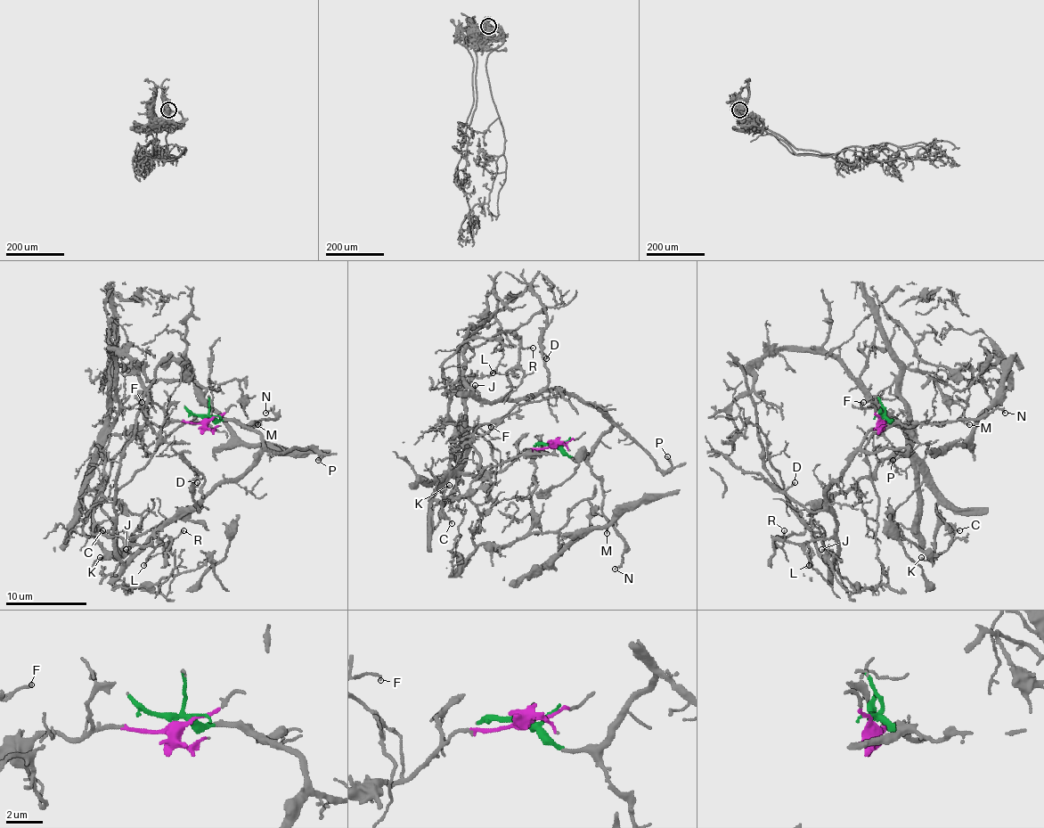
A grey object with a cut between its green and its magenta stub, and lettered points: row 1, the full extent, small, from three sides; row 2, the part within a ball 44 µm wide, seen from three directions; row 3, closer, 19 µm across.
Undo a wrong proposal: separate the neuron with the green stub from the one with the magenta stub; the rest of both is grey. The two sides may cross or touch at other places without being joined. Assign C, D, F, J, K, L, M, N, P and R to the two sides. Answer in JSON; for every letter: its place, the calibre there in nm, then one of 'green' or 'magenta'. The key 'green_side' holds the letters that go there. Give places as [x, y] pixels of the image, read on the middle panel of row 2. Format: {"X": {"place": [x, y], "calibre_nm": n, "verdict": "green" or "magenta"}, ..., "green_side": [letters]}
{"C": {"place": [452, 523], "calibre_nm": 200, "verdict": "magenta"}, "D": {"place": [546, 358], "calibre_nm": 130, "verdict": "green"}, "F": {"place": [491, 427], "calibre_nm": 120, "verdict": "magenta"}, "J": {"place": [475, 385], "calibre_nm": 80, "verdict": "green"}, "K": {"place": [449, 485], "calibre_nm": 110, "verdict": "magenta"}, "L": {"place": [493, 373], "calibre_nm": 90, "verdict": "green"}, "M": {"place": [607, 533], "calibre_nm": 110, "verdict": "green"}, "N": {"place": [615, 569], "calibre_nm": 130, "verdict": "green"}, "P": {"place": [667, 456], "calibre_nm": 180, "verdict": "green"}, "R": {"place": [533, 348], "calibre_nm": 130, "verdict": "green"}, "green_side": ["D", "J", "L", "M", "N", "P", "R"]}

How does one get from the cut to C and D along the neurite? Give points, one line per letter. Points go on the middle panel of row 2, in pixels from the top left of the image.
C: (553, 444), (549, 447), (523, 449), (496, 471), (456, 474), (436, 492), (431, 500), (437, 500), (452, 522)
D: (553, 444), (574, 458), (583, 458), (609, 430), (612, 423), (591, 405), (547, 385), (542, 350), (547, 358)

